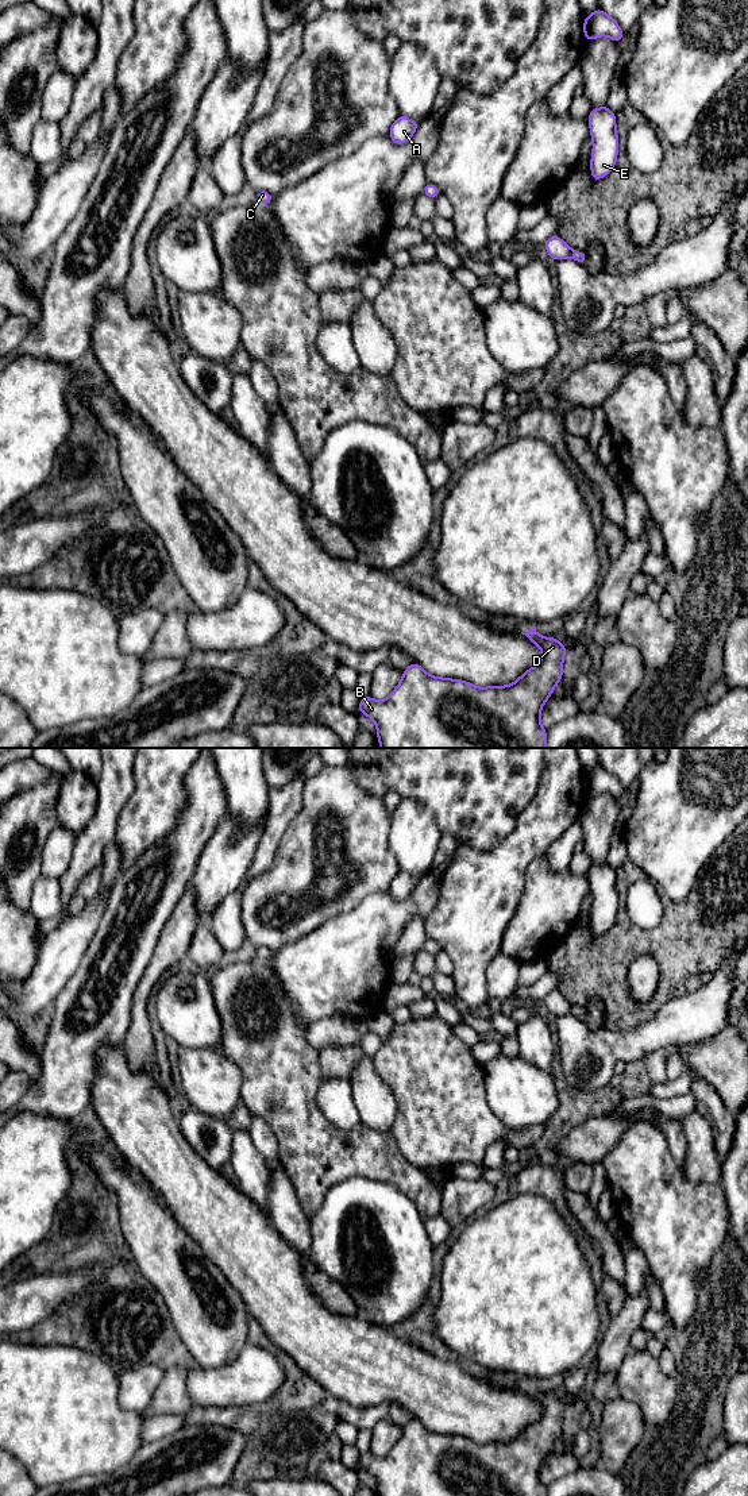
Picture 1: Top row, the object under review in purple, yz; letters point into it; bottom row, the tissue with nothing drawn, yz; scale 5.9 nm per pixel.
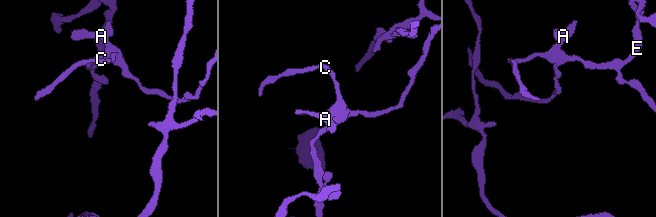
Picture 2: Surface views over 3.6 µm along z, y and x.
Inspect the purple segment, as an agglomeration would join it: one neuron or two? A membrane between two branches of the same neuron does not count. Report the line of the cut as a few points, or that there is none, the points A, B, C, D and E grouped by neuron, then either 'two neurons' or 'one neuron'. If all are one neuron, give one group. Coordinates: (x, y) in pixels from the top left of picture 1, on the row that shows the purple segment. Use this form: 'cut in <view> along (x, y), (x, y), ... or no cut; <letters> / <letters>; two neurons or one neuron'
no cut; A B C D E; one neuron

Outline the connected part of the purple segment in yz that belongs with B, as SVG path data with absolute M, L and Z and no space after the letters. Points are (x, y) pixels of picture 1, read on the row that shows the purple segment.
M535 625L523 635L543 651L543 658L509 686L479 689L462 679L432 676L412 662L383 702L363 697L358 712L375 722L381 748L547 748L540 710L562 680L567 648L555 637L540 636Z

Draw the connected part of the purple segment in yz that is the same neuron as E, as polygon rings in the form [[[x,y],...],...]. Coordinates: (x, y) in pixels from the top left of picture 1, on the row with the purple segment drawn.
[[[608,105],[591,109],[587,119],[593,139],[593,154],[590,161],[591,178],[597,182],[608,176],[617,162],[617,119]]]

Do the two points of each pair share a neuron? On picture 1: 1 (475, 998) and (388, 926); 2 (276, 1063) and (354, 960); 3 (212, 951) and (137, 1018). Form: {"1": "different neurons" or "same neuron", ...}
{"1": "different neurons", "2": "different neurons", "3": "different neurons"}

